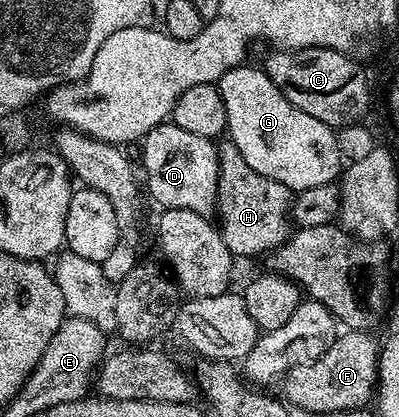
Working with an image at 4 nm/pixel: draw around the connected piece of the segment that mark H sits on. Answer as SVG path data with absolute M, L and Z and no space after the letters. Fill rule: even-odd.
M229 138L218 144L218 195L216 197L216 223L224 238L224 246L228 246L231 256L262 256L280 247L292 235L291 221L292 193L288 186L276 182L276 178L264 178L264 174L256 174L248 162L244 162L244 154L236 150Z

